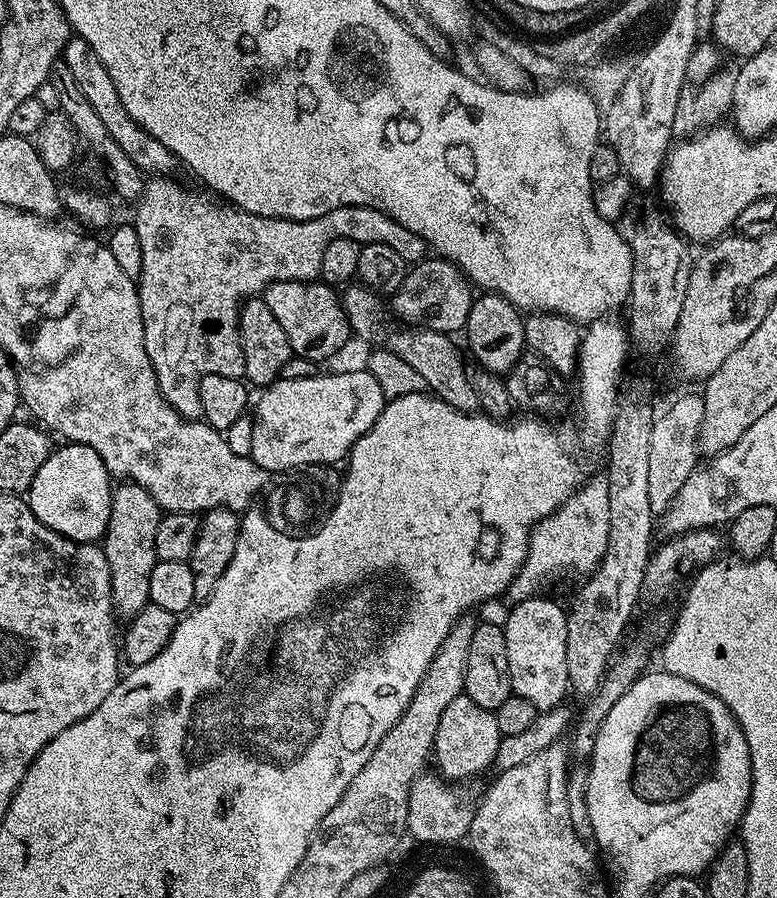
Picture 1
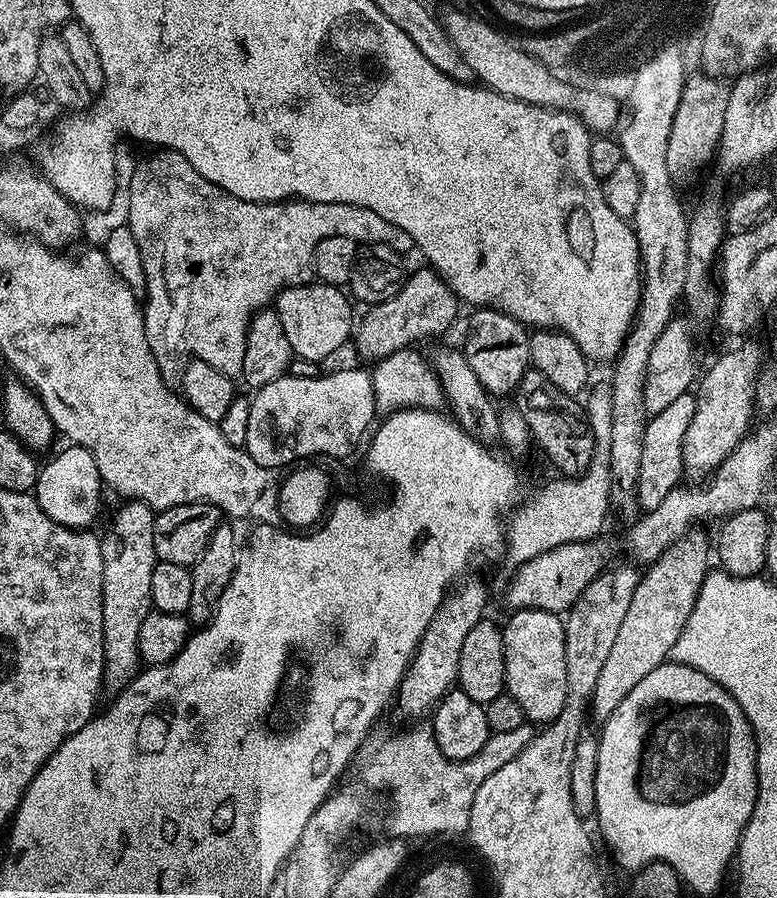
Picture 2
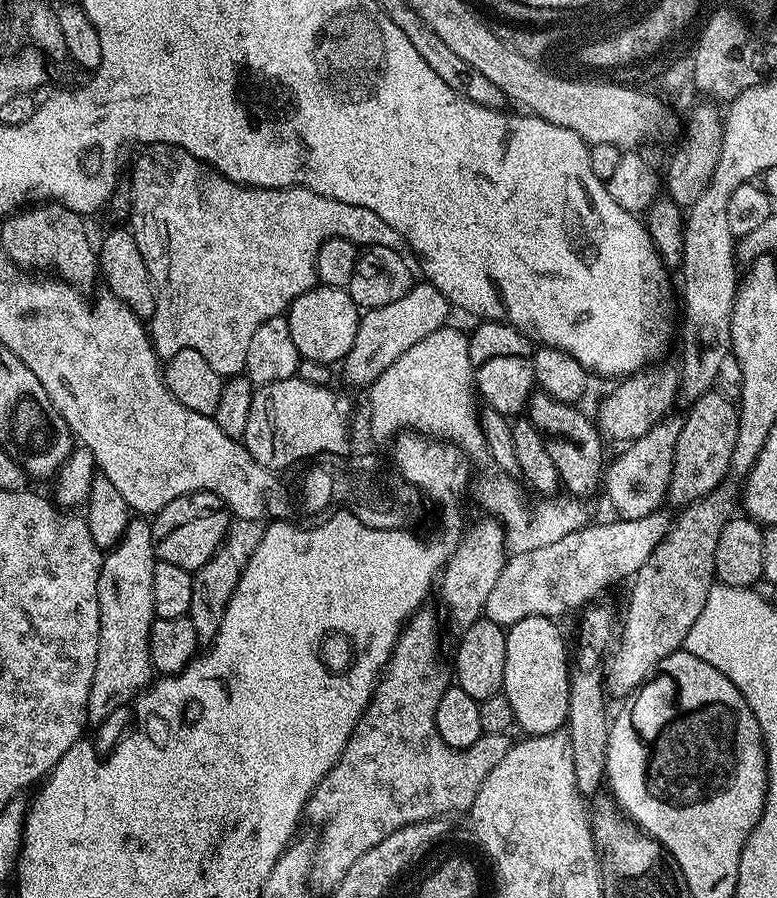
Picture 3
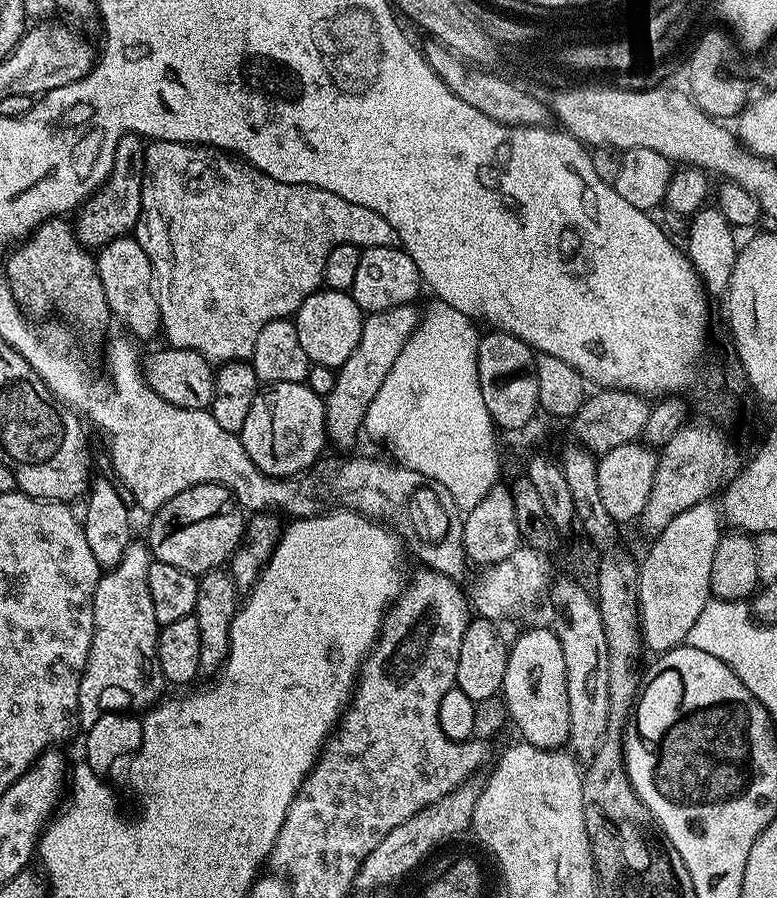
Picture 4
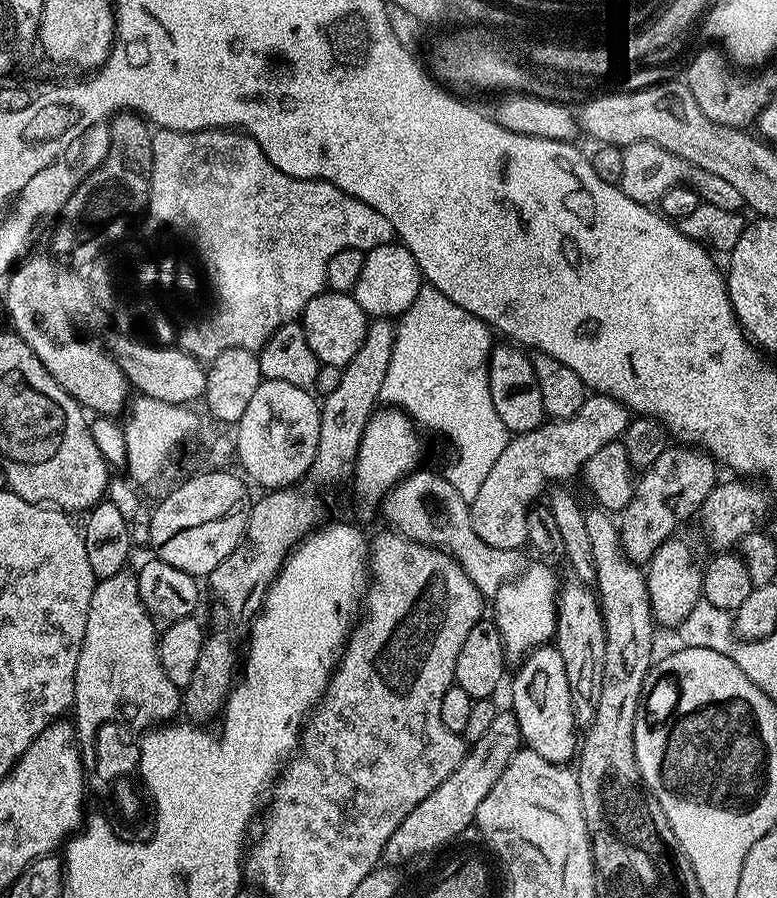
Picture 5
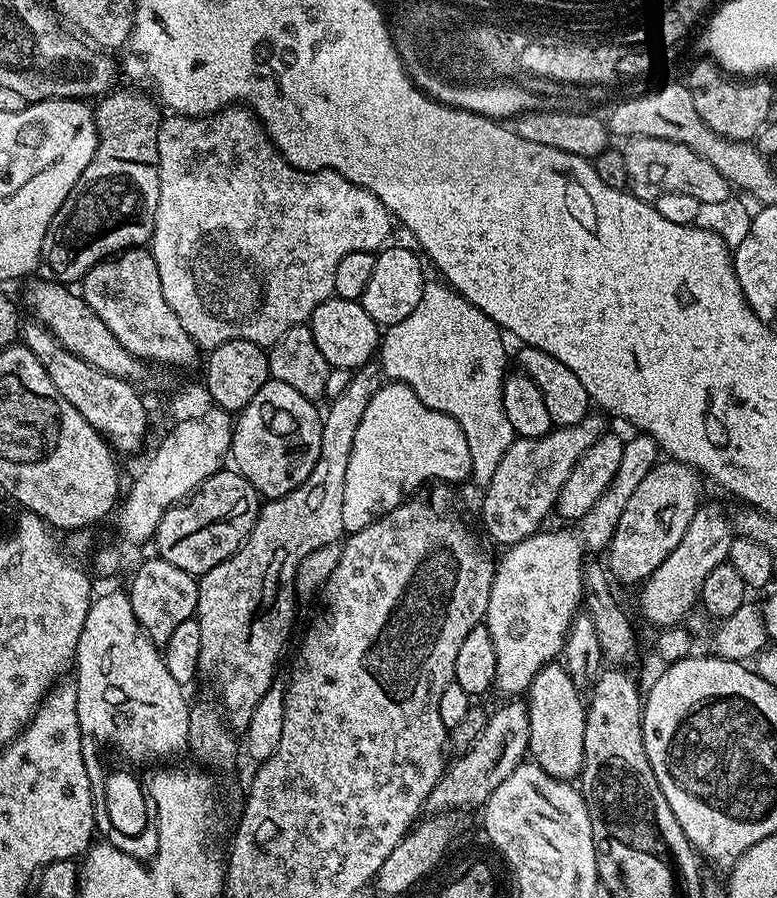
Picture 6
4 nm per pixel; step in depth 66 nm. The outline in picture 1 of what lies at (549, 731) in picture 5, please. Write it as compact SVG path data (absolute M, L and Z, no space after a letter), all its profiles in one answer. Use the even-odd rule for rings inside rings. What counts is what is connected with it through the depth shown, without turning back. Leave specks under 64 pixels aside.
M541 594L513 603L512 613L502 620L506 658L510 658L510 682L517 696L534 702L538 710L556 708L569 695L566 674L566 622L568 613Z

